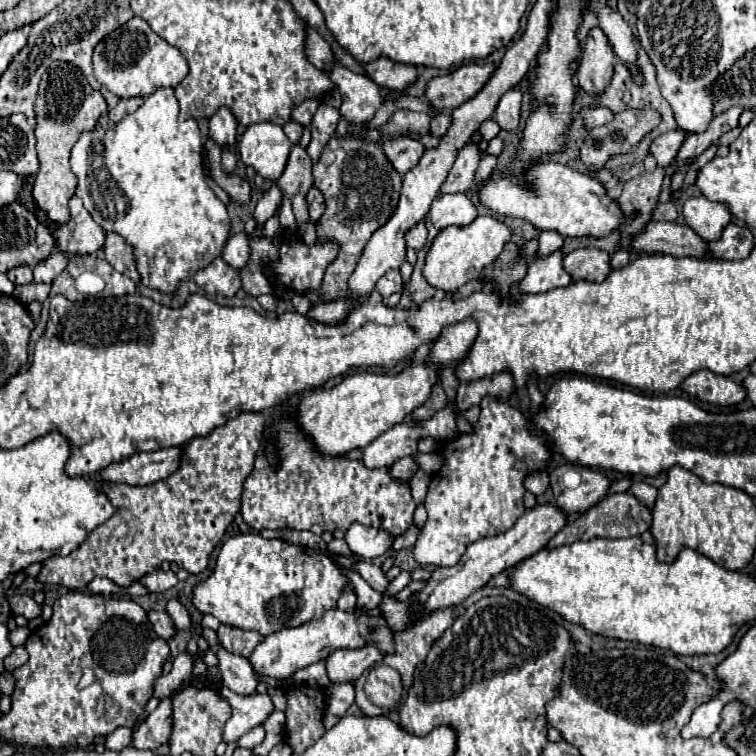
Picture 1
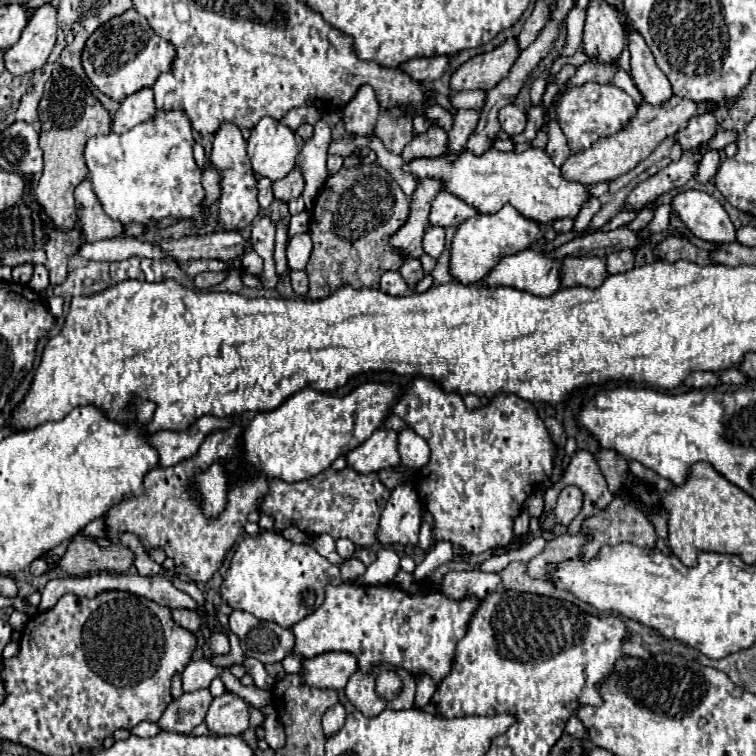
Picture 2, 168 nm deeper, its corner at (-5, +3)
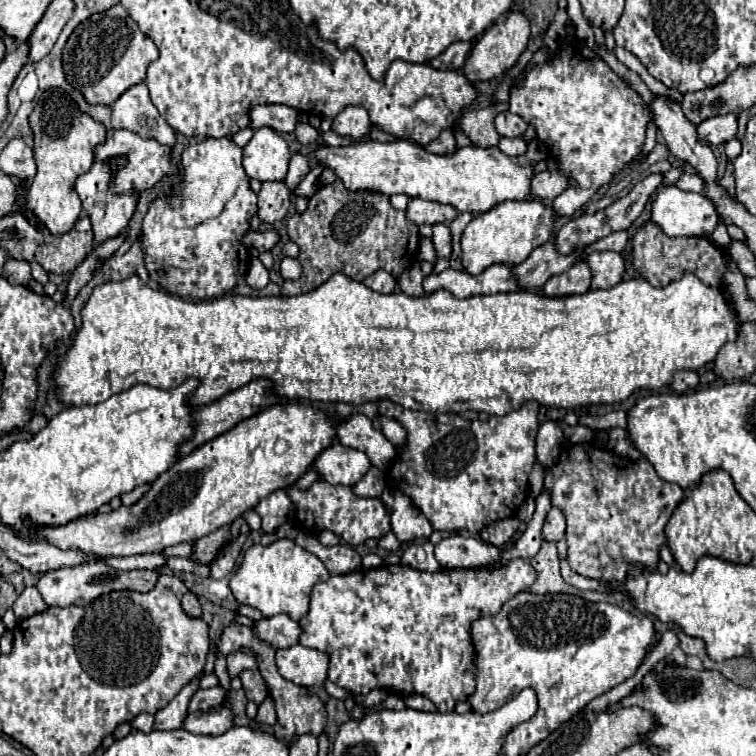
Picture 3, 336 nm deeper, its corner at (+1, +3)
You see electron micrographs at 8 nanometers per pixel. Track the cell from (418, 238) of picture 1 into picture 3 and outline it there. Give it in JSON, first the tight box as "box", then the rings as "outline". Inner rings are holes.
{"box":[432,224,452,258],"outline":[[[434,224],[432,230],[434,230],[432,240],[434,240],[434,246],[436,246],[438,258],[450,258],[450,254],[452,254],[452,234],[450,234],[450,228],[446,224]]]}

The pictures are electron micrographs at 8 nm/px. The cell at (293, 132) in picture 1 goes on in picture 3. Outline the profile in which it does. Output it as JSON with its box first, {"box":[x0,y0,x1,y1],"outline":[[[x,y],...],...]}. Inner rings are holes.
{"box":[294,122,320,144],"outline":[[[300,122],[300,124],[296,126],[294,134],[296,134],[296,138],[300,140],[300,144],[312,144],[312,142],[320,136],[320,132],[318,132],[314,126],[304,124],[304,122]]]}

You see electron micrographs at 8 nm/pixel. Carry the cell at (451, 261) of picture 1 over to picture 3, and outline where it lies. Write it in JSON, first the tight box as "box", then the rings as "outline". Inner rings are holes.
{"box":[462,200,556,274],"outline":[[[506,200],[492,210],[478,214],[462,234],[462,264],[468,274],[480,274],[492,264],[516,266],[526,256],[552,238],[556,214],[540,200]]]}

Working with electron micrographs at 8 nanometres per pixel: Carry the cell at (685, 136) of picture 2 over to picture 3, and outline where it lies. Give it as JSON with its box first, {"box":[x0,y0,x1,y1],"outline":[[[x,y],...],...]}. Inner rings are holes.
{"box":[698,114,738,144],"outline":[[[726,114],[726,116],[714,116],[698,124],[700,140],[706,144],[724,144],[736,136],[738,130],[738,114]]]}

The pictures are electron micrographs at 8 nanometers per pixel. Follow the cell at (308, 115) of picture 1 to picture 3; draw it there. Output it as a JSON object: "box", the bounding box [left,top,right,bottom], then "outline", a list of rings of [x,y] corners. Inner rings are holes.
{"box":[248,104,298,132],"outline":[[[258,104],[250,108],[248,116],[250,116],[250,124],[254,130],[268,126],[278,132],[292,132],[298,122],[298,112],[290,106],[280,106],[280,104],[272,104],[272,106]]]}

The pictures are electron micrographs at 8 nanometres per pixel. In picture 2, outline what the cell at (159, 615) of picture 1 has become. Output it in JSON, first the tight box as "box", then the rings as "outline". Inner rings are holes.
{"box":[172,610,202,632],"outline":[[[172,610],[172,620],[174,620],[174,624],[180,624],[188,632],[196,632],[202,626],[200,616],[192,610]]]}

